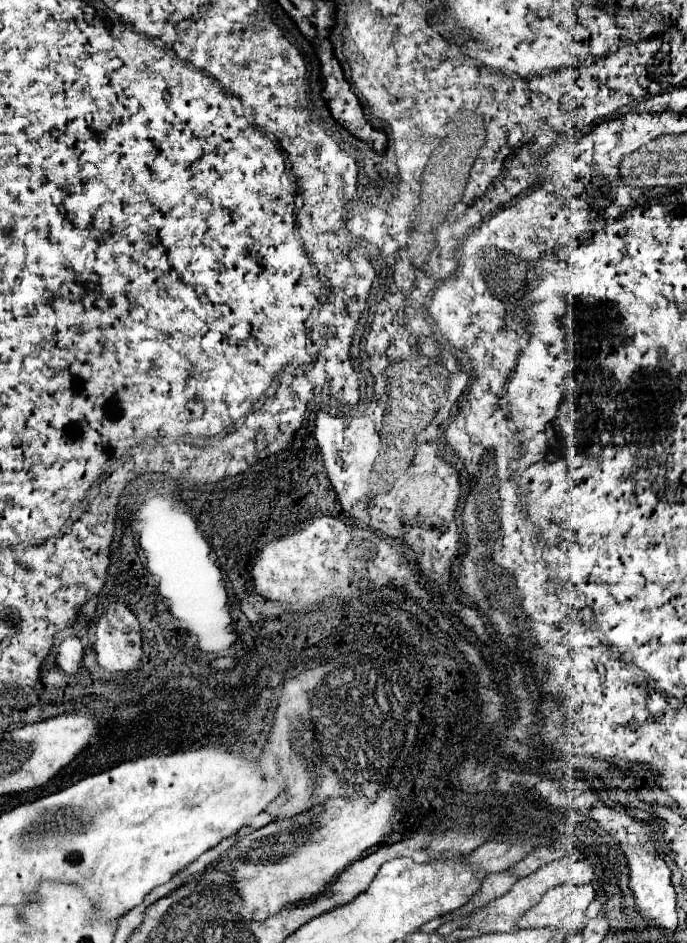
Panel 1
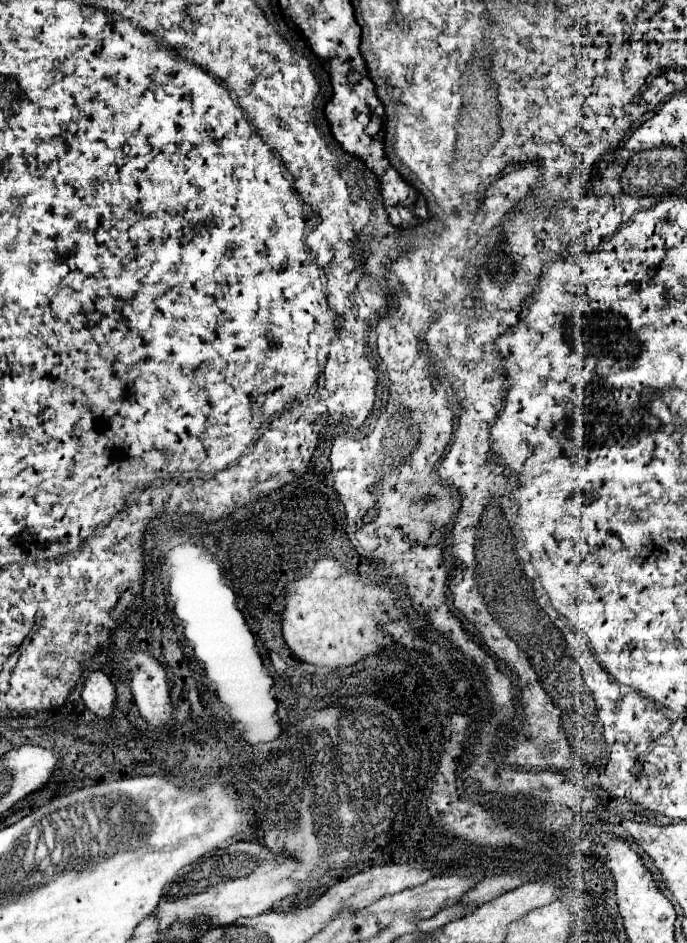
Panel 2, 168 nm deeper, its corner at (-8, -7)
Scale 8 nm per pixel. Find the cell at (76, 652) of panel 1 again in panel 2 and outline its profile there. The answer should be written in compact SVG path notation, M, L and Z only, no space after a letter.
M92 670L86 674L84 688L82 688L82 700L90 712L94 712L100 718L108 718L112 714L114 698L116 698L114 686L110 684L108 676L102 670Z

